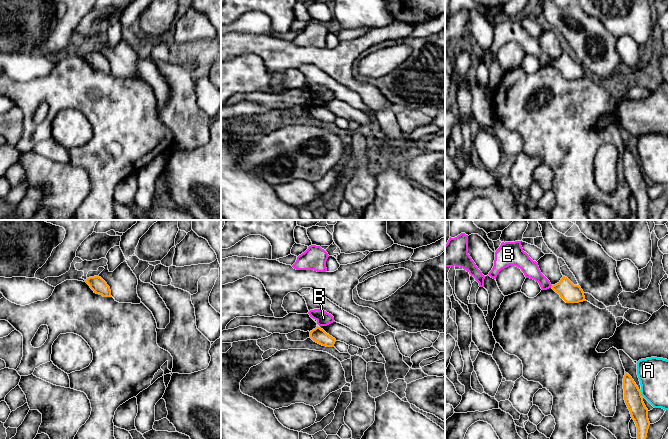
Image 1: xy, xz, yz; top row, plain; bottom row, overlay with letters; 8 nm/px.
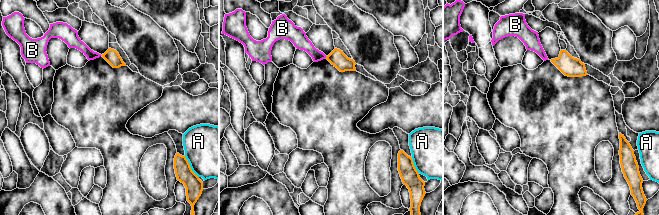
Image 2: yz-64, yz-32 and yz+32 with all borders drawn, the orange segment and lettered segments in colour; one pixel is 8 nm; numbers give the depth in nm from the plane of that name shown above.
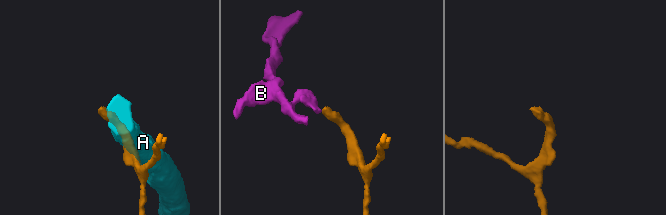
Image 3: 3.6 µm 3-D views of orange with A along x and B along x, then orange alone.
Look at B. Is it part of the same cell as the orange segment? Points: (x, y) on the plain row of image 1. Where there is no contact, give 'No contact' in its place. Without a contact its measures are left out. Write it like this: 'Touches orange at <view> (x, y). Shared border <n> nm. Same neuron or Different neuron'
Touches orange at yz (551, 62). Shared border 30 nm. Different neuron

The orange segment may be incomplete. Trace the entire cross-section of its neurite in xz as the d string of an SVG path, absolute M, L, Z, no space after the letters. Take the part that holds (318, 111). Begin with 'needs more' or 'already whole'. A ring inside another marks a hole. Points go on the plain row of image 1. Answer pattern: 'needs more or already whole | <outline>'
already whole | M318 102L310 107L310 114L314 118L326 123L333 123L336 118L335 114L327 110L323 105Z

